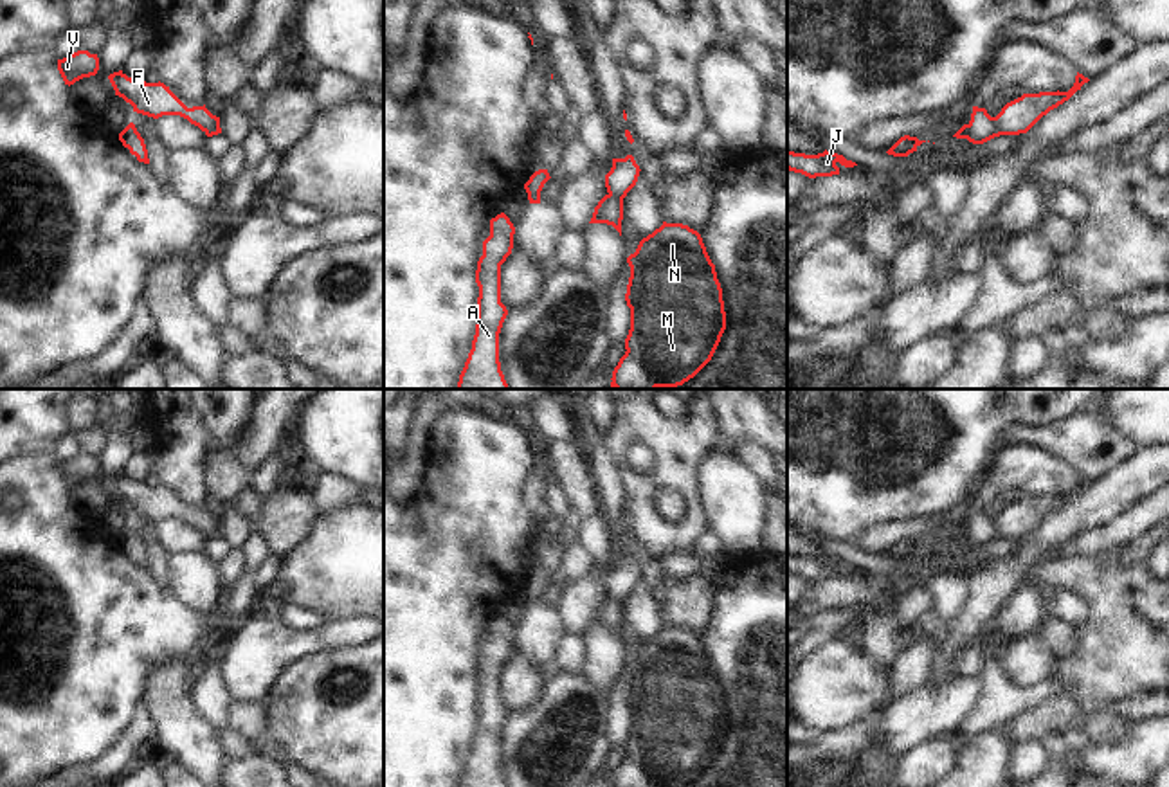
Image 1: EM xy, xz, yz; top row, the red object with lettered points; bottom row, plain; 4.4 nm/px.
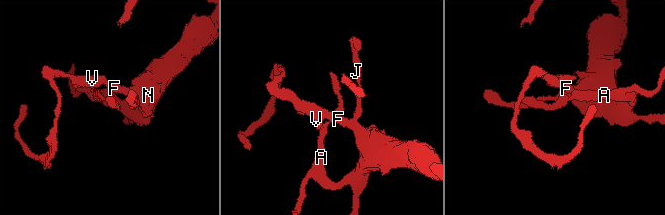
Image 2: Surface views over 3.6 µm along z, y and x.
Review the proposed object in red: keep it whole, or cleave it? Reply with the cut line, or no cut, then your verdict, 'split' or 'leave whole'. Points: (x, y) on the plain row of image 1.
cut yz (993, 521), (1002, 537); split

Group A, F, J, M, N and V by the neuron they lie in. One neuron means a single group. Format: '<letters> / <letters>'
A F M N V / J

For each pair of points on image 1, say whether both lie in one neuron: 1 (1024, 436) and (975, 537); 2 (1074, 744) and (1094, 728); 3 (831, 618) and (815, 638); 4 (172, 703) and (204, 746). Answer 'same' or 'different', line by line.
1: different
2: different
3: same
4: same

